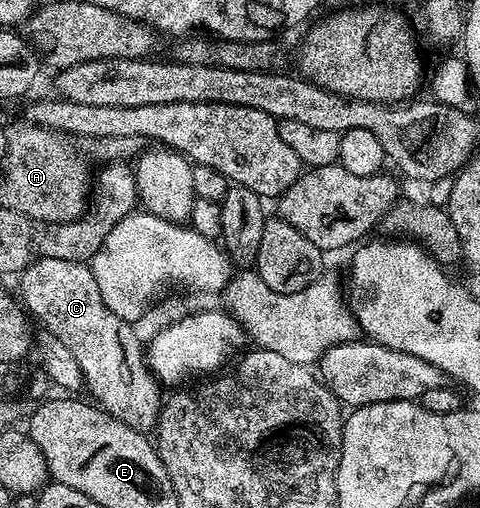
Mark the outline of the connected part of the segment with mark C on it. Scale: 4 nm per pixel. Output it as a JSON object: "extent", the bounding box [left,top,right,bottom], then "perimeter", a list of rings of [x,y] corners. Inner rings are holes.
{"extent":[19,259,162,434],"perimeter":[[[39,259],[21,272],[19,281],[21,281],[19,300],[22,306],[36,320],[38,317],[41,320],[40,324],[52,331],[59,339],[59,343],[63,343],[67,351],[75,355],[75,363],[79,363],[79,371],[83,371],[84,388],[87,393],[89,389],[88,396],[106,413],[119,419],[127,427],[148,434],[156,426],[157,416],[161,414],[162,386],[149,369],[143,341],[137,338],[137,333],[133,330],[136,328],[130,322],[119,319],[119,315],[112,313],[107,303],[103,303],[103,295],[99,295],[99,283],[95,283],[92,268],[83,261]]]}

